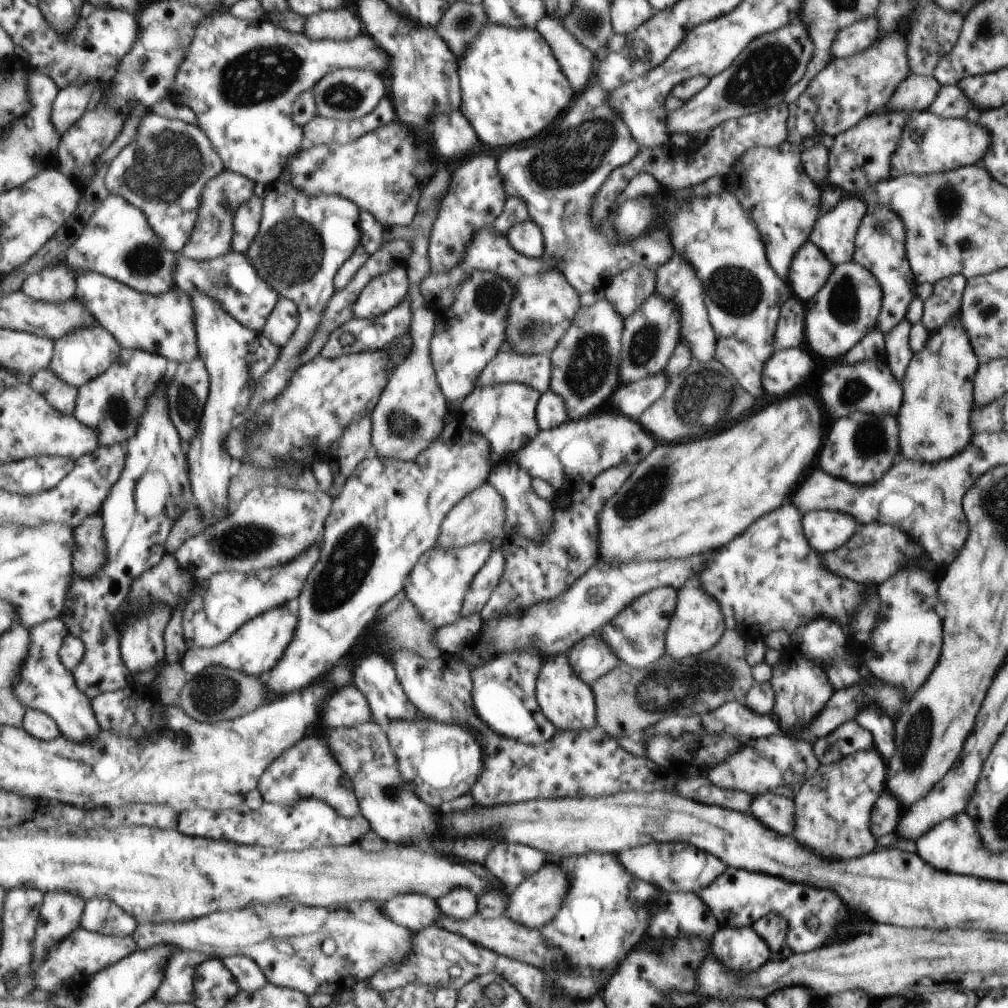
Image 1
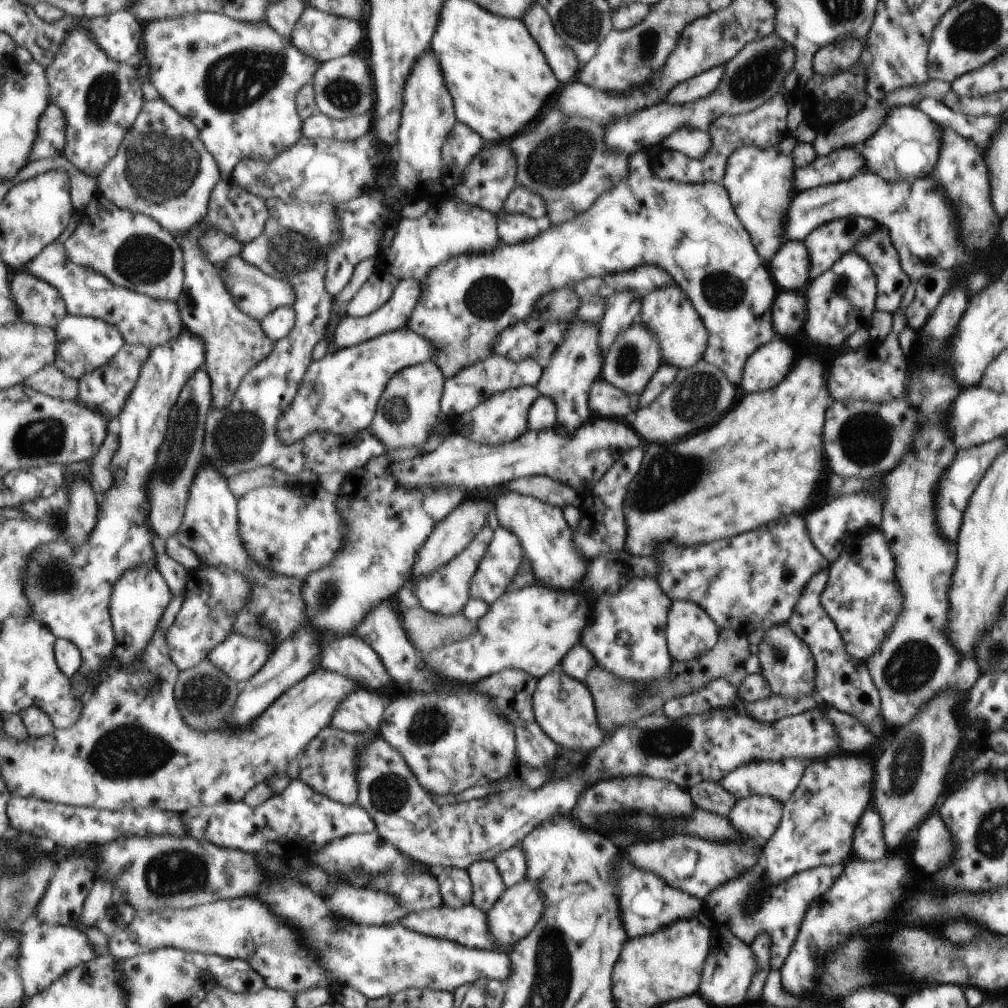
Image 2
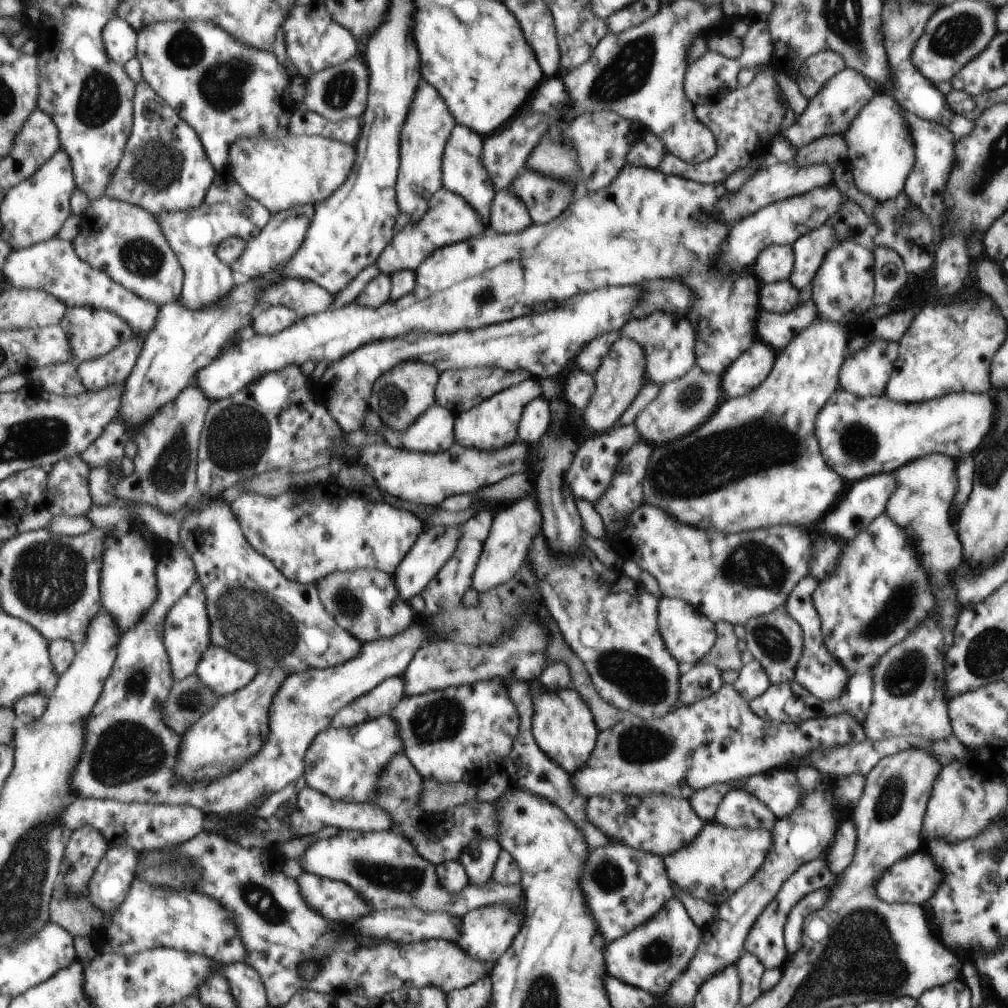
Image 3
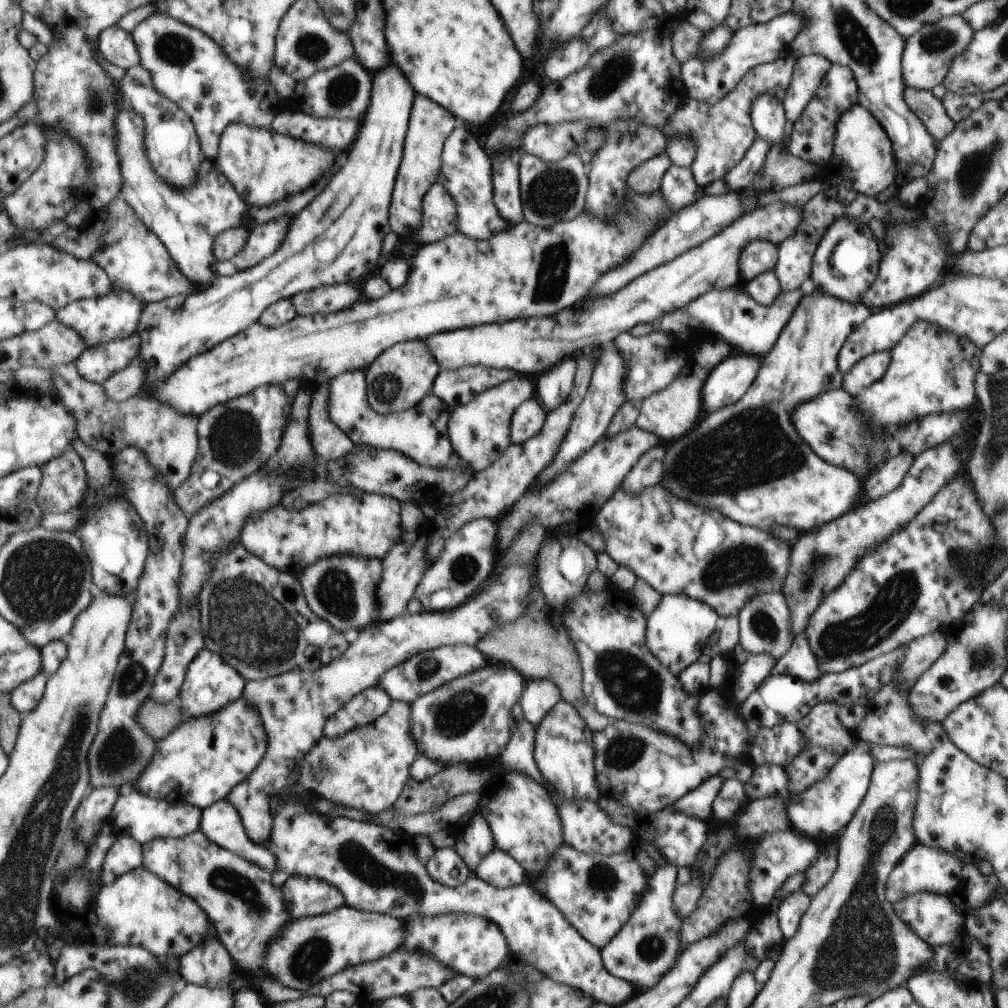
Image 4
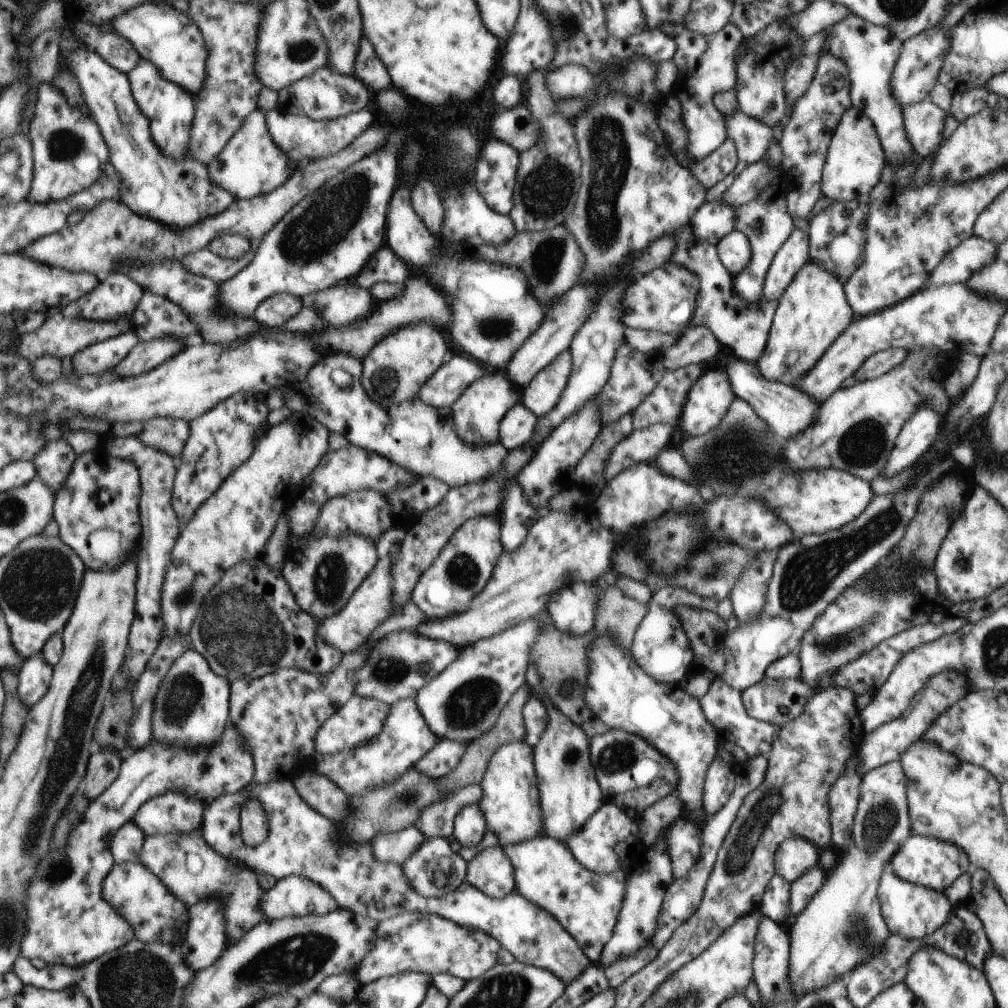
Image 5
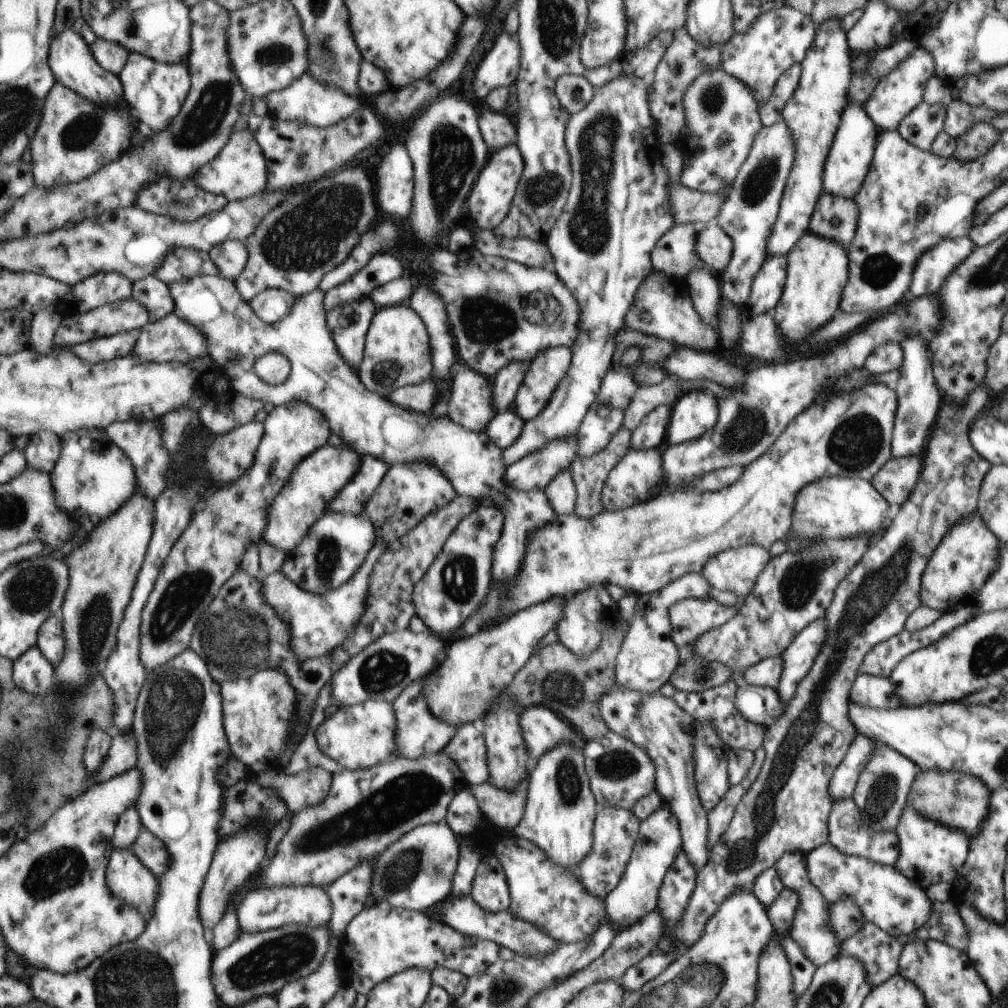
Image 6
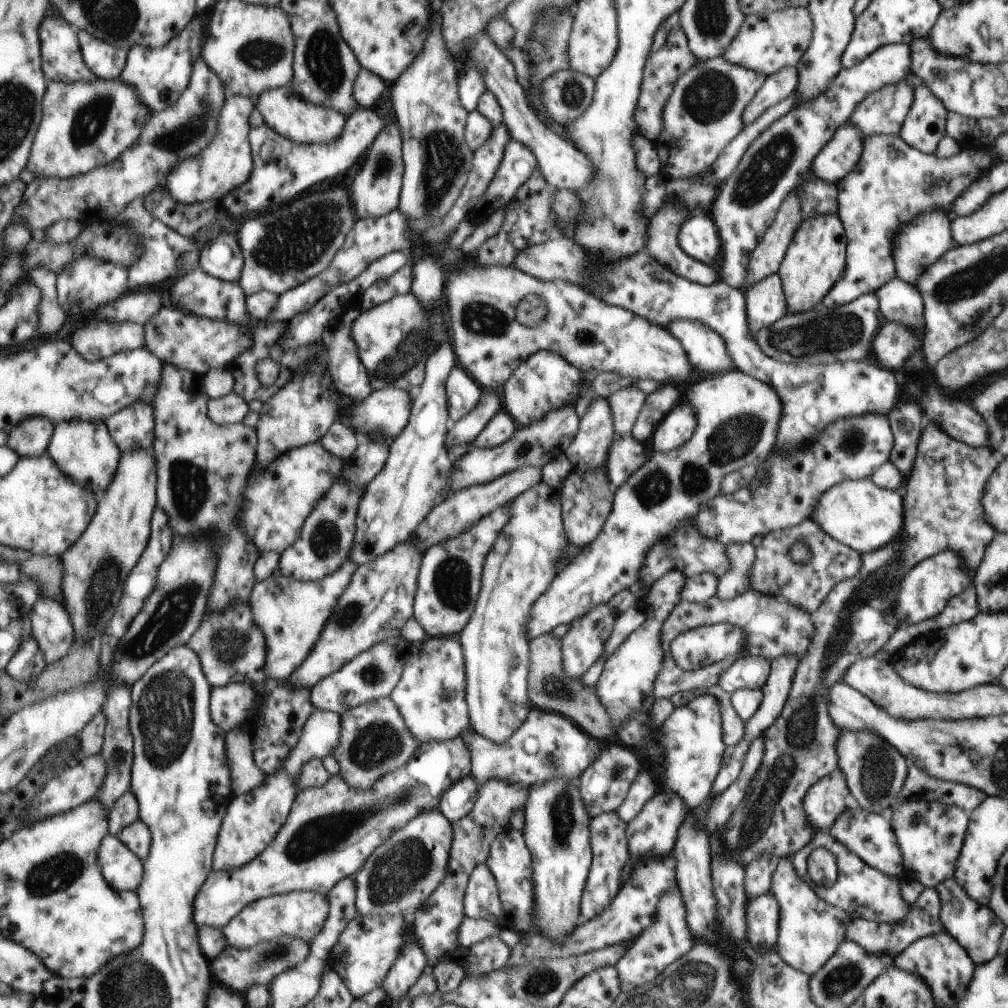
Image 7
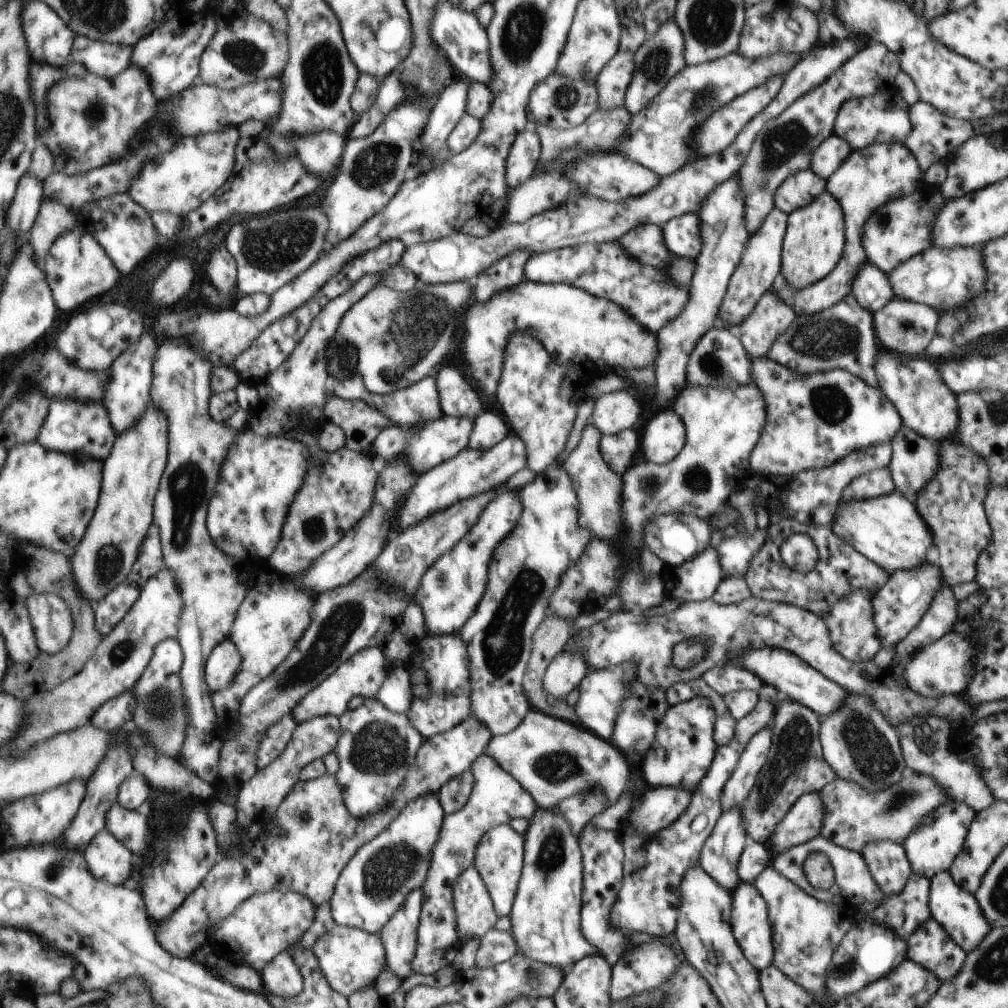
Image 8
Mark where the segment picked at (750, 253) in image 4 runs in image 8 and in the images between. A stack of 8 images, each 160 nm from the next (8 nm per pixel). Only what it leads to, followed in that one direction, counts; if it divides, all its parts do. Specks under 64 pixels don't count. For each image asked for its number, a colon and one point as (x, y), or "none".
5: (734, 250)
6: (714, 247)
7: (698, 237)
8: (682, 235)

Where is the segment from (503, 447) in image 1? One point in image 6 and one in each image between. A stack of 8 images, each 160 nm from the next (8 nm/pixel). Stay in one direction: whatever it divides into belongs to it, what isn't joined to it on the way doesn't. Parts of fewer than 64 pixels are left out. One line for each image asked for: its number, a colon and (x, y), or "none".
2: (502, 417)
3: (492, 424)
4: (479, 430)
5: (477, 413)
6: (469, 405)

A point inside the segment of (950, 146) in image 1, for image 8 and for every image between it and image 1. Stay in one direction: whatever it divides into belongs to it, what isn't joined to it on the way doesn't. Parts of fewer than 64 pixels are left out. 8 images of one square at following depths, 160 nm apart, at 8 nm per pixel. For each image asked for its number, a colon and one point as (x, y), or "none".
2: (906, 145)
3: (880, 152)
4: (863, 161)
5: (854, 163)
6: (851, 153)
7: (840, 154)
8: (827, 158)

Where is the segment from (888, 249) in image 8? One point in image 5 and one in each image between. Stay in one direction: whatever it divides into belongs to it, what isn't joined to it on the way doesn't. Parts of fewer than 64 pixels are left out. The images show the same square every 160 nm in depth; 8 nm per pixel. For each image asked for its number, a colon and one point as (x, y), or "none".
5: (972, 255)
6: (932, 268)
7: (917, 246)

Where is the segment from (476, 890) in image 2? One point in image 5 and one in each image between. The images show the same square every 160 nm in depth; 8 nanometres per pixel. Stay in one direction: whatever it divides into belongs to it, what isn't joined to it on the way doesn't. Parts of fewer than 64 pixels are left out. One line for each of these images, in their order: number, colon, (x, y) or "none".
3: (478, 859)
4: (474, 841)
5: (469, 824)

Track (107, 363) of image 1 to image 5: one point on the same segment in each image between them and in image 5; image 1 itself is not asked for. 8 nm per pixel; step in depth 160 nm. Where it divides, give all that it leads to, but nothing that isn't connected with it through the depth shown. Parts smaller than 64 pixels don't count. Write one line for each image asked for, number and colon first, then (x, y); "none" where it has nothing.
2: (85, 344)
3: (93, 333)
4: (117, 315)
5: (118, 296)

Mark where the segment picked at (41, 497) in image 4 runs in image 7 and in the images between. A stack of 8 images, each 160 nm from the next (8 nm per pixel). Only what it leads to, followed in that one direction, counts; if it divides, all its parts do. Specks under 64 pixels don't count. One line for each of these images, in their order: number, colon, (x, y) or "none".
5: (55, 463)
6: (45, 449)
7: (33, 438)

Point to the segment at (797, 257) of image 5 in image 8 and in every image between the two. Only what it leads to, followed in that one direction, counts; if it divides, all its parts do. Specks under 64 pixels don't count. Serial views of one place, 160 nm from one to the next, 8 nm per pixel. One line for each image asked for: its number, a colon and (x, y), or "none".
6: (767, 287)
7: (765, 301)
8: (771, 317)

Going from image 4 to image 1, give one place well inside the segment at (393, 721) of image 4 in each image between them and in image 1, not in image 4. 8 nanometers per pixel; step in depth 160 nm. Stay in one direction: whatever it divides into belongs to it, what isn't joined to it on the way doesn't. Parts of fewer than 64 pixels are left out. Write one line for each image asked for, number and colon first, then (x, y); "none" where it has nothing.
1: (310, 770)
2: (330, 766)
3: (345, 764)

